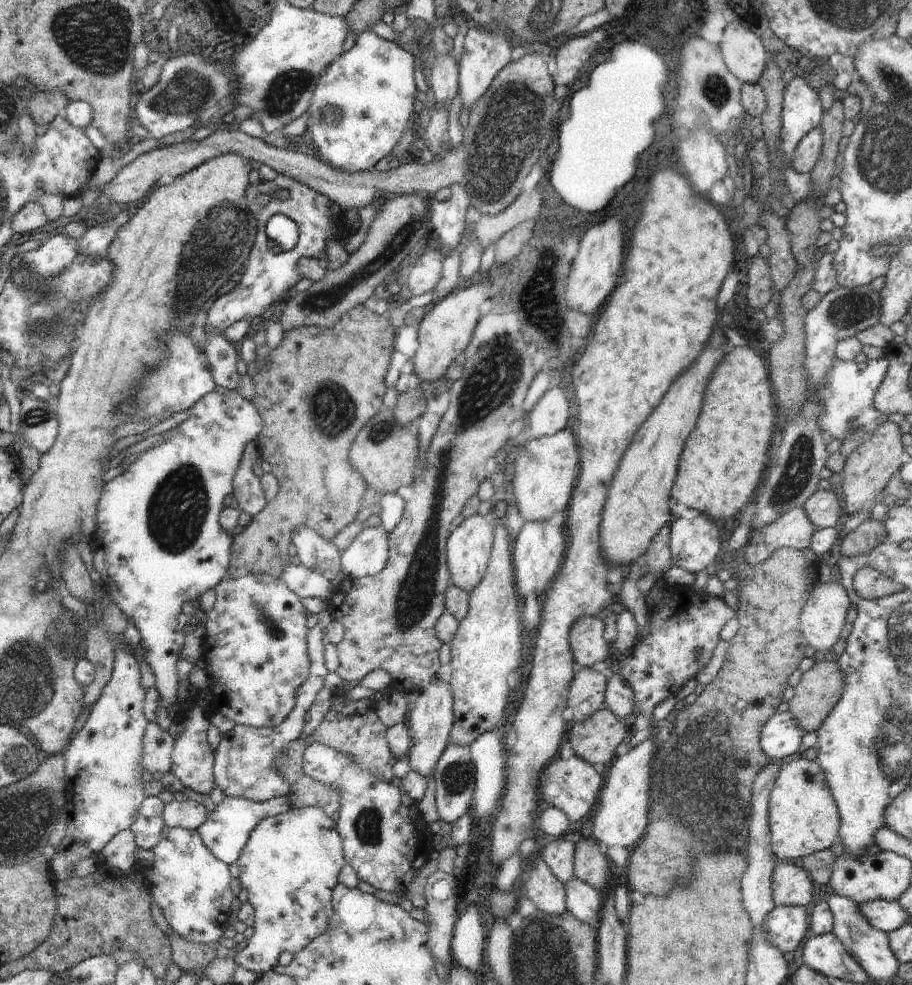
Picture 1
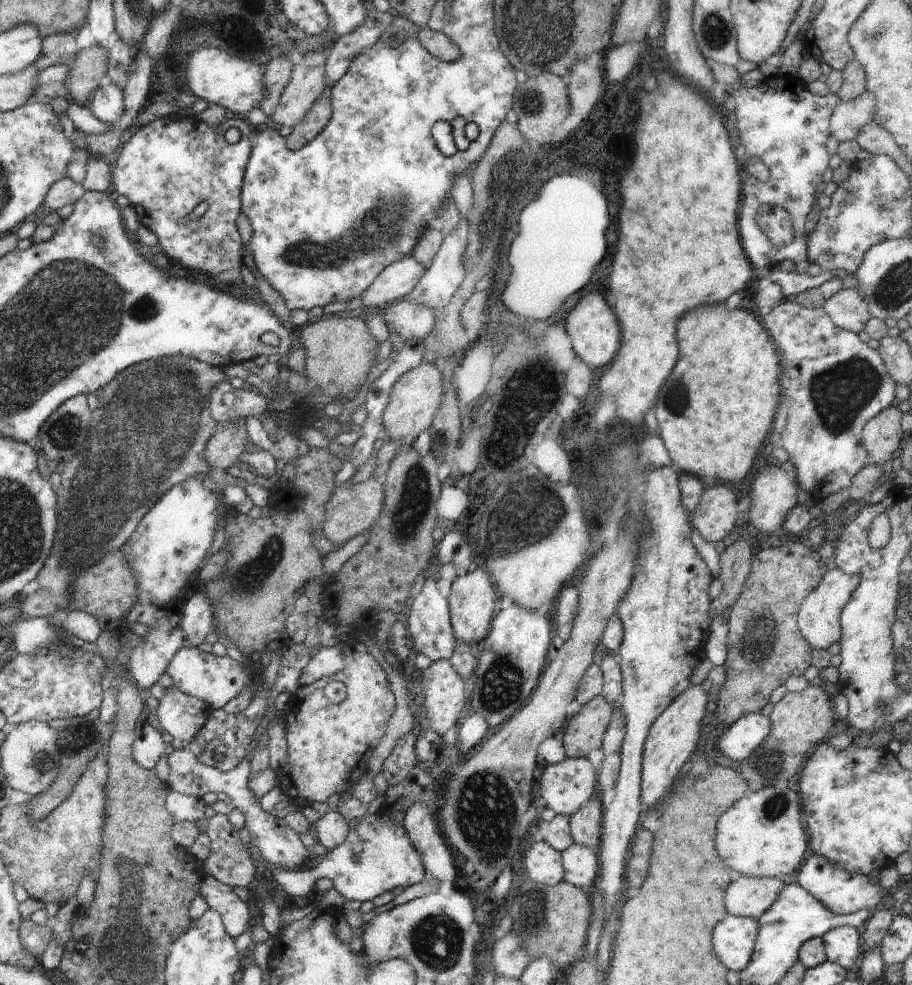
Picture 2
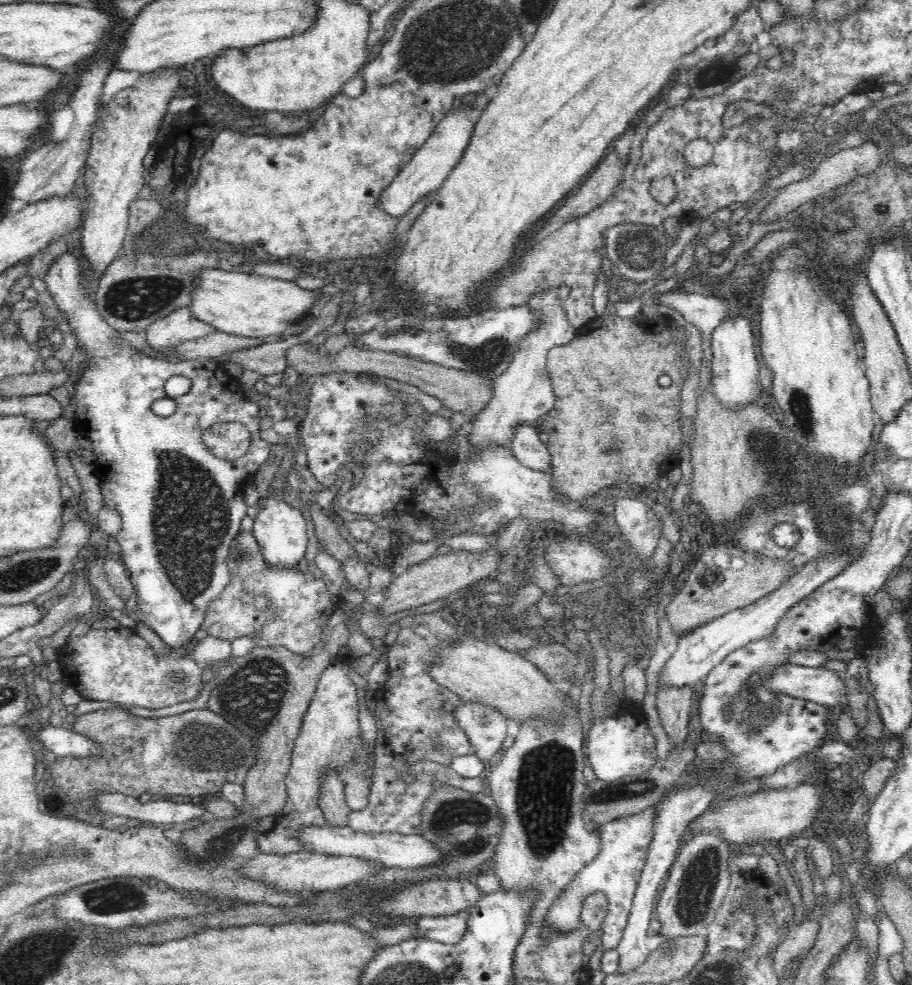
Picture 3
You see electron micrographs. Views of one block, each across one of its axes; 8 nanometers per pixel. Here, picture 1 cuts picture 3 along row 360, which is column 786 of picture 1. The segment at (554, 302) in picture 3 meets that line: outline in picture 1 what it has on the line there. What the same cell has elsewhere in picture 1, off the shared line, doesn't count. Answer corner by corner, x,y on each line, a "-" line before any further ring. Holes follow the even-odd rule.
803,507
791,508
774,522
758,529
739,557
747,564
758,564
768,560
775,550
782,547
803,551
809,548
816,529

